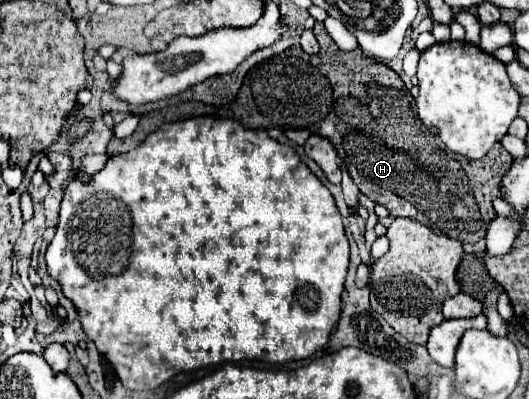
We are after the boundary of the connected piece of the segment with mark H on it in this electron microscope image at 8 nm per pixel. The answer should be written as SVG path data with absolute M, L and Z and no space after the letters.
M315 23L313 33L321 45L317 55L307 55L295 45L289 47L289 51L255 65L247 73L235 101L225 107L183 101L181 105L147 113L141 117L131 137L111 137L107 155L121 155L137 147L163 123L195 115L235 117L247 127L261 129L307 129L333 143L361 193L373 203L387 207L393 217L419 221L435 233L461 243L477 243L483 239L489 221L497 215L493 201L503 197L501 181L507 175L513 157L501 143L495 143L493 149L477 161L449 153L439 143L437 135L425 129L417 117L413 95L391 67L363 55L361 49L341 51L323 23Z

